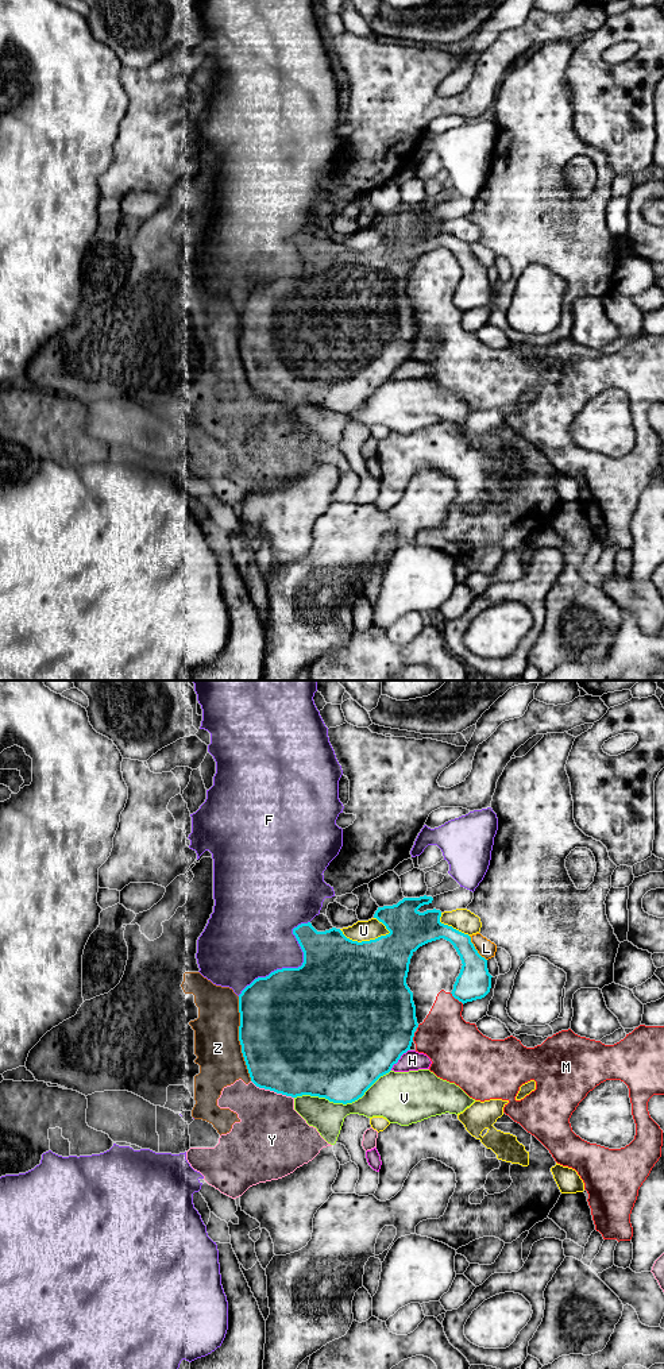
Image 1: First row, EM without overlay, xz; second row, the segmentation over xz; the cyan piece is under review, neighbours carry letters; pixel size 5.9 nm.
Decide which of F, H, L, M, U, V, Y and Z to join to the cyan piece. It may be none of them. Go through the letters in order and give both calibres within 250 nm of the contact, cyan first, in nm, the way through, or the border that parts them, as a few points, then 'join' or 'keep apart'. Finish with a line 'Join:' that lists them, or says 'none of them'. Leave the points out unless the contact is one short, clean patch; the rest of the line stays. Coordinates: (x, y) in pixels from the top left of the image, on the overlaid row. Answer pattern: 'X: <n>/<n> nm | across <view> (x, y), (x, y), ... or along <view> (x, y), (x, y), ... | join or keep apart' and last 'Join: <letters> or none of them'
F: 500/380 nm | keep apart
H: 500/120 nm | keep apart
L: 200/100 nm | keep apart
M: 200/300 nm | keep apart
U: 500/130 nm | keep apart
V: 480/220 nm | keep apart
Y: 500/380 nm | keep apart
Z: 500/280 nm | keep apart
Join: none of them

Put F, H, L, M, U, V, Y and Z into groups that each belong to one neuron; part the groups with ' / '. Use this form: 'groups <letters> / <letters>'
groups F / H / L / M / U / V / Y Z

